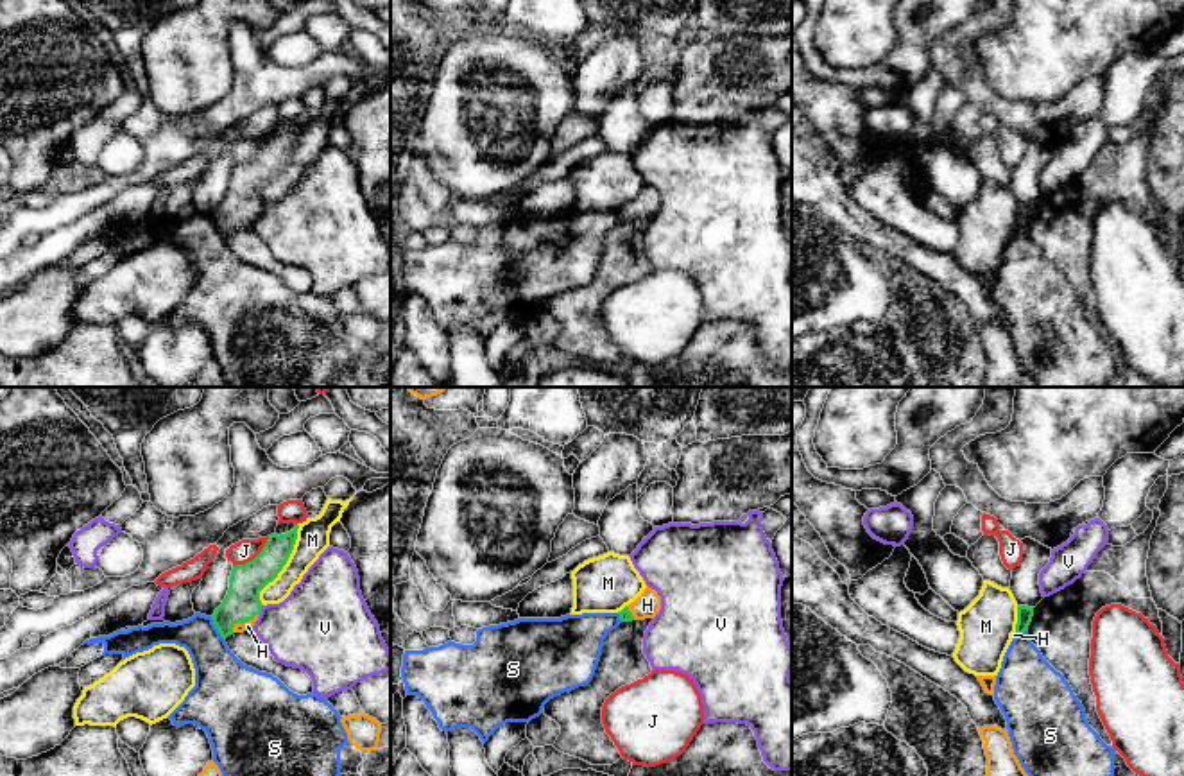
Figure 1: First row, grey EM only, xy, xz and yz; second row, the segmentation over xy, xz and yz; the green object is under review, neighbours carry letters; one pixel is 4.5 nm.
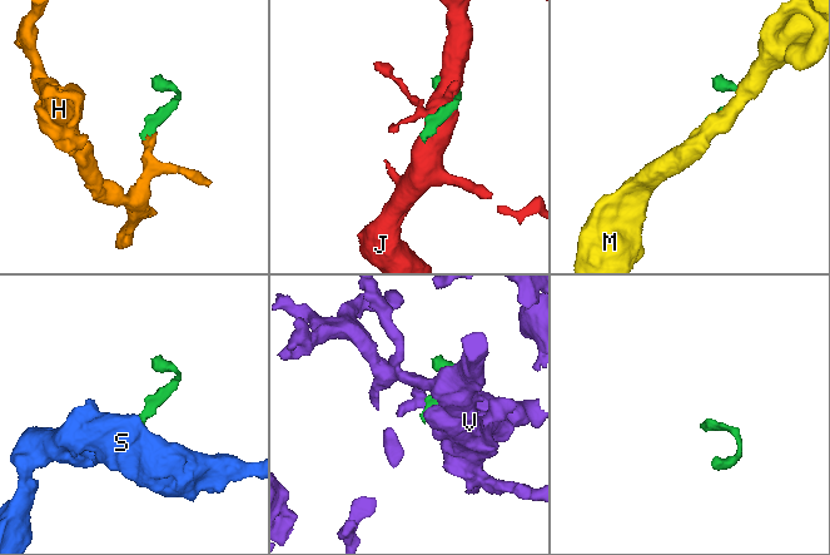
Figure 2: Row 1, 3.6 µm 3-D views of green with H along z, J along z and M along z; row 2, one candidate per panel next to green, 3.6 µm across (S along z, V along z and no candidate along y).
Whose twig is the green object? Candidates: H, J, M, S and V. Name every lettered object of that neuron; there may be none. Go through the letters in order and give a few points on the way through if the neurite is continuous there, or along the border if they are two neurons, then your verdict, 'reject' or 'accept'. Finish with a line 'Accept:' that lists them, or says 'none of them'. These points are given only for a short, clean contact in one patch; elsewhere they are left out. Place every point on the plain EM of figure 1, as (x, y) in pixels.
H: way xy (242, 201), (244, 219), (248, 224); accept
J: reject
M: reject
S: border xy (210, 215), (224, 239); reject
V: reject
Accept: H

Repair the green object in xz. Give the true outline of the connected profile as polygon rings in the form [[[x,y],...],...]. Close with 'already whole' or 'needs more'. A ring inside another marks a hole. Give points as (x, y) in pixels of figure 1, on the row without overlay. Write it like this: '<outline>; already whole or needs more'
[[[645,186],[643,192],[625,204],[622,210],[618,210],[622,220],[632,220],[632,219],[645,219],[654,217],[661,208],[661,195],[656,188]]]; needs more

